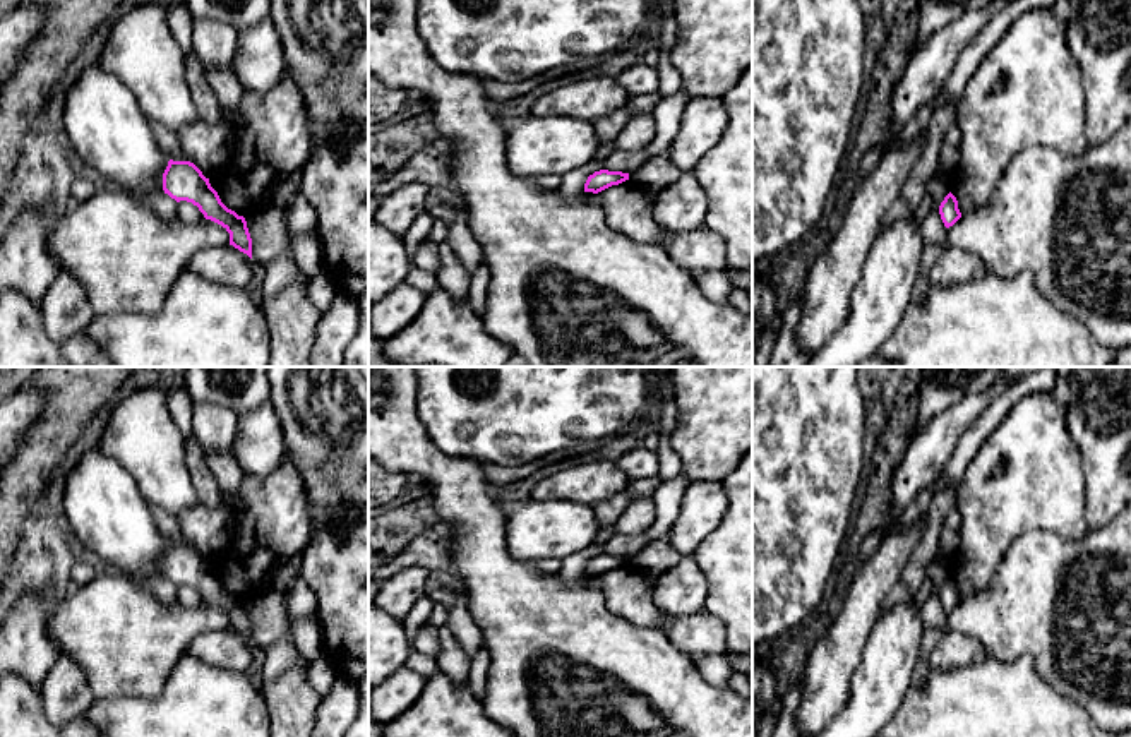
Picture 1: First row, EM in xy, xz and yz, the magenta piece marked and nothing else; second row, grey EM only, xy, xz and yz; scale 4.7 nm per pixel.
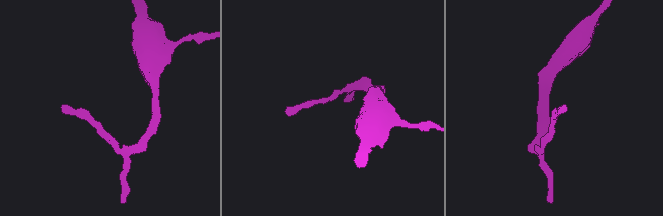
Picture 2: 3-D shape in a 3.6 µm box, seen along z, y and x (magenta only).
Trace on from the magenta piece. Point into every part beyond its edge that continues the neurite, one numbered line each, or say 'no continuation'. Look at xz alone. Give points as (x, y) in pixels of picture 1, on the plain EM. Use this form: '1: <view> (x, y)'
no continuation

